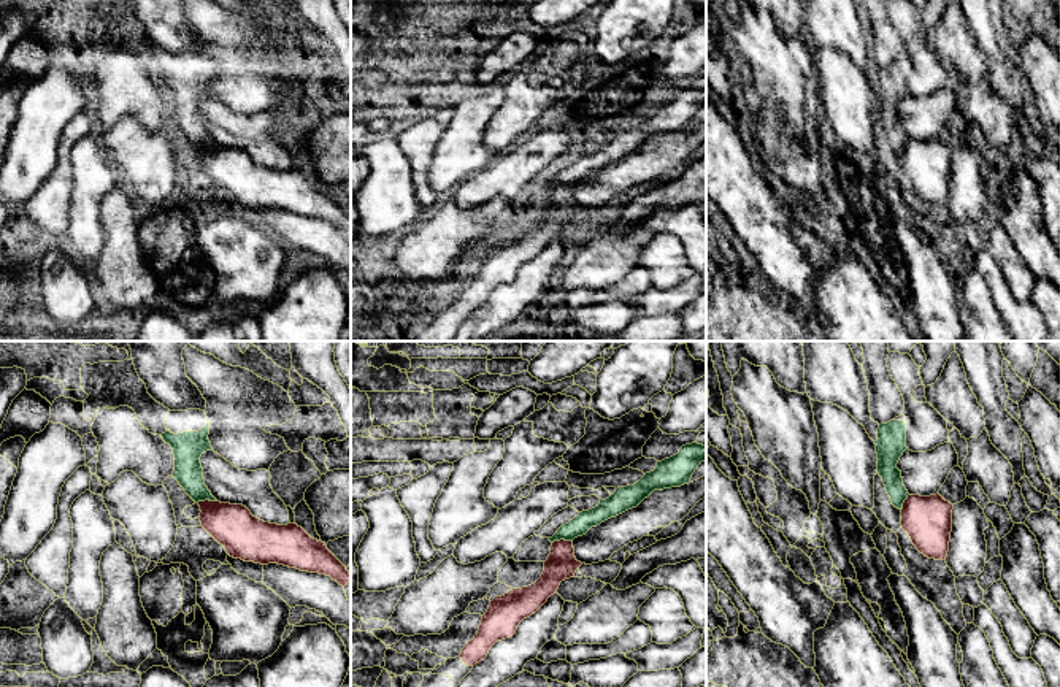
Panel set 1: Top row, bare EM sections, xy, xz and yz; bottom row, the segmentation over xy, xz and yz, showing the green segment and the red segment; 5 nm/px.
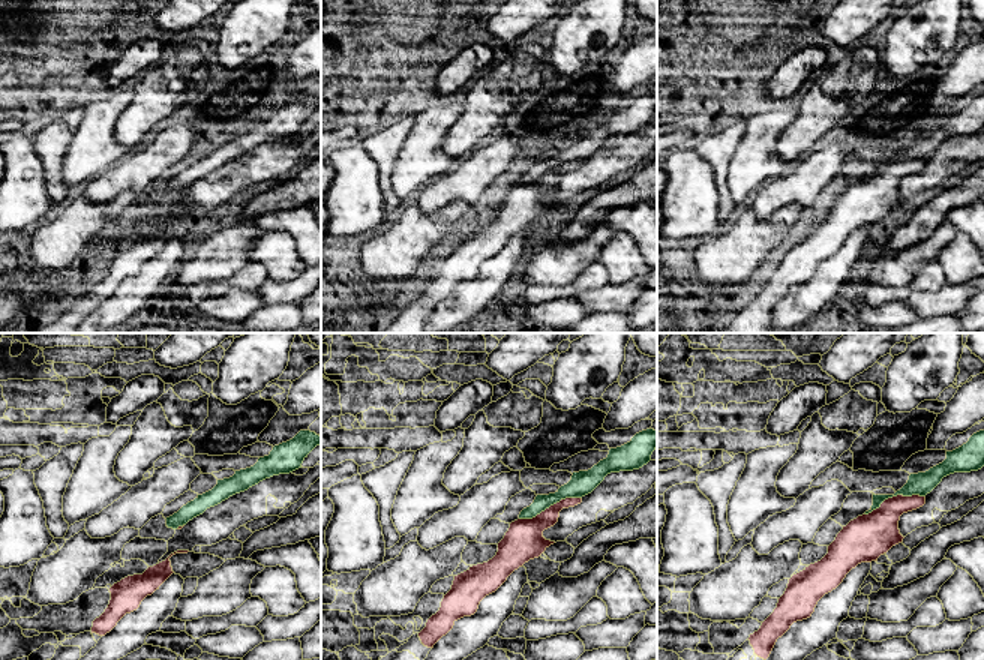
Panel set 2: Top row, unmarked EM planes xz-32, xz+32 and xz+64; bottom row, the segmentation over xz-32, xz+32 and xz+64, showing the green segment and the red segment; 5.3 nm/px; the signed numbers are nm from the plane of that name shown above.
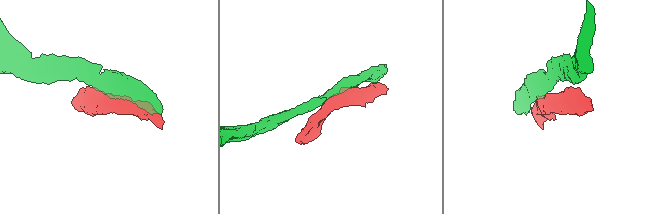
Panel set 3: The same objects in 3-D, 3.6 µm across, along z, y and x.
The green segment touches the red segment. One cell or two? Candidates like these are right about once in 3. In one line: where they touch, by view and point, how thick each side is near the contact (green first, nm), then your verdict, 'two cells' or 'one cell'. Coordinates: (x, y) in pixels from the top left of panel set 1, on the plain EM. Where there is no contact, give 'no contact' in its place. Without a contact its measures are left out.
meets green in xz at (562, 183); 100 nm thick on the green side, 150 nm on the other; two cells

